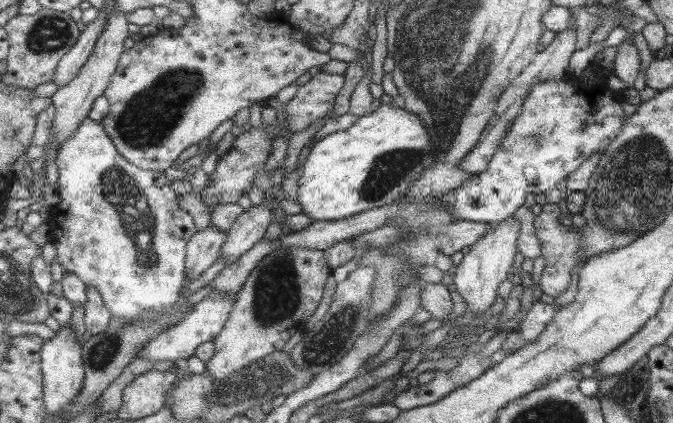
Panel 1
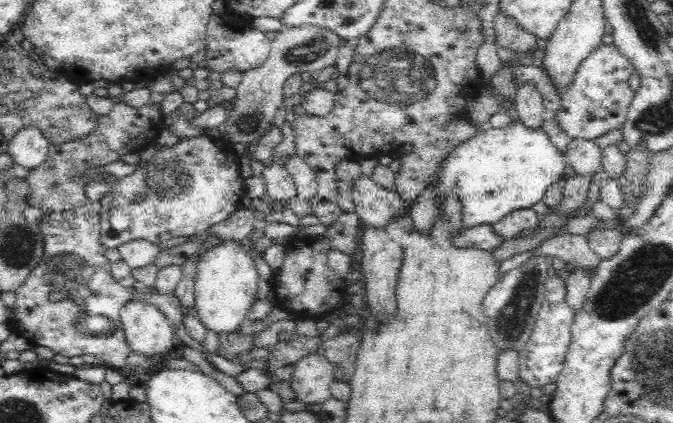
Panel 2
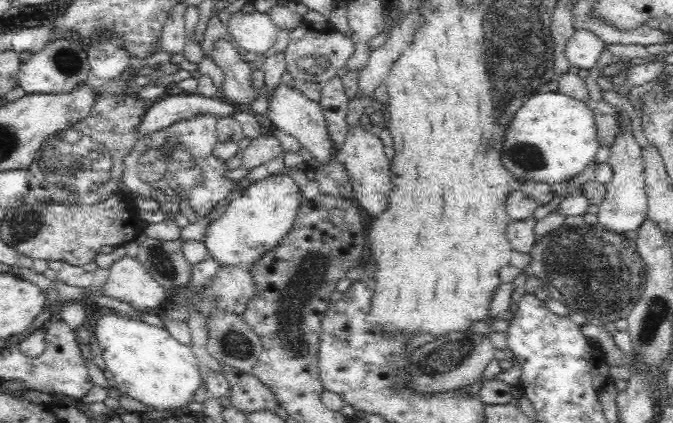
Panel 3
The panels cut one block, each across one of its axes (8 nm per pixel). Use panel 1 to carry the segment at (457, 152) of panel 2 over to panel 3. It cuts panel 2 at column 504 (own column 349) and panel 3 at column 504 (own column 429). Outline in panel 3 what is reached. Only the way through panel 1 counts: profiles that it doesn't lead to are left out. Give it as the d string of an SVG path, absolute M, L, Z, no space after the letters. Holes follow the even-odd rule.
M543 90L533 94L513 116L501 147L504 168L518 182L554 182L570 180L594 160L600 148L593 104L572 98L564 93Z

